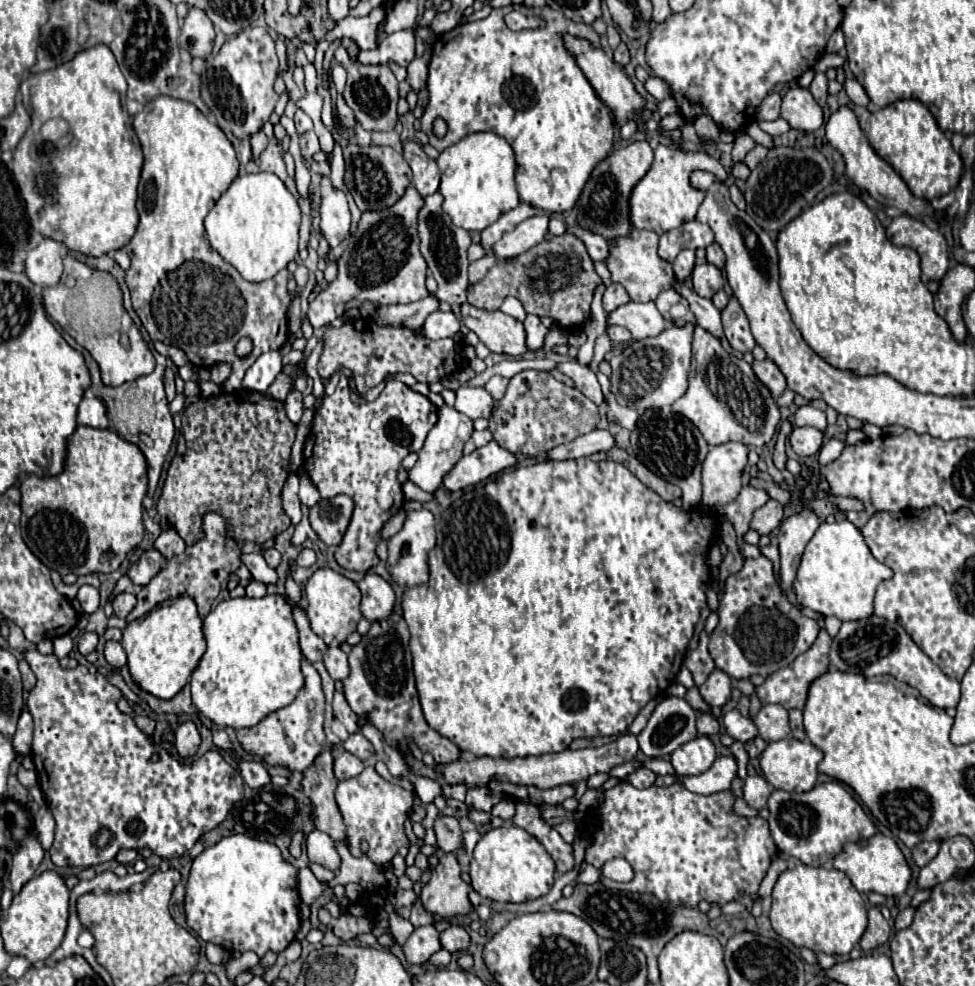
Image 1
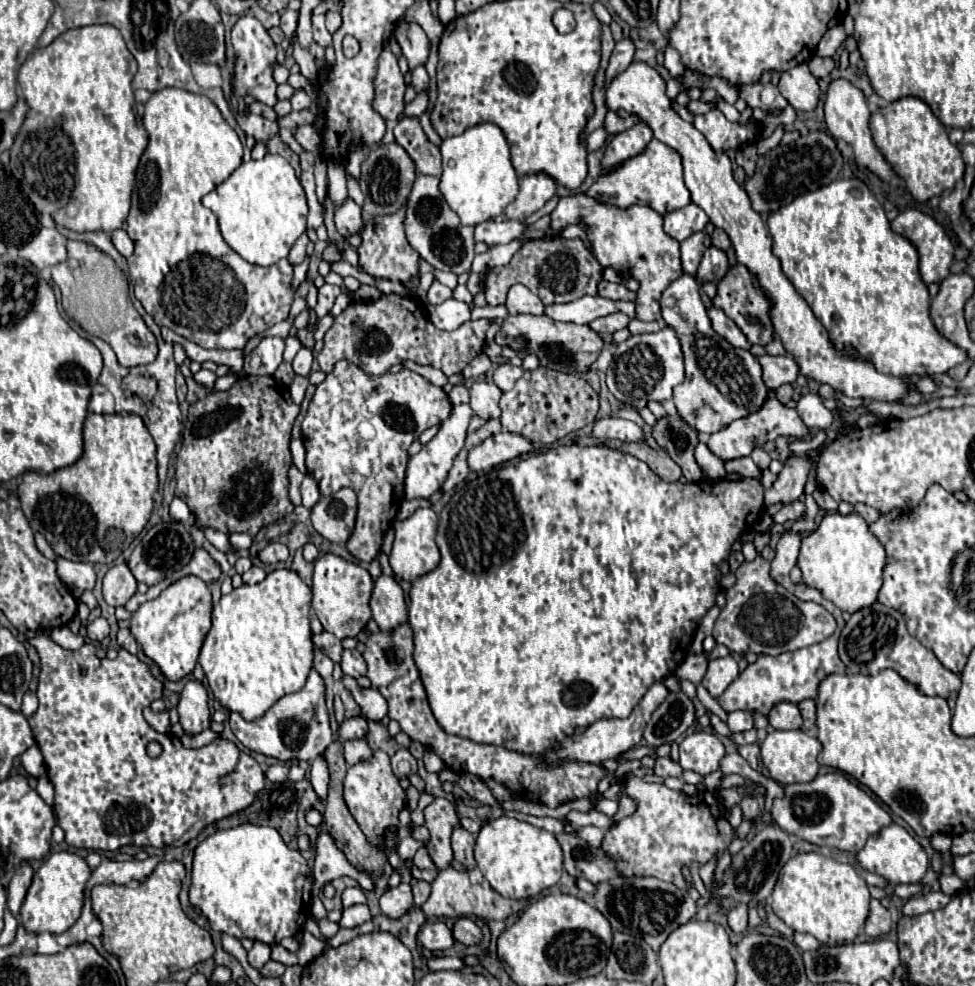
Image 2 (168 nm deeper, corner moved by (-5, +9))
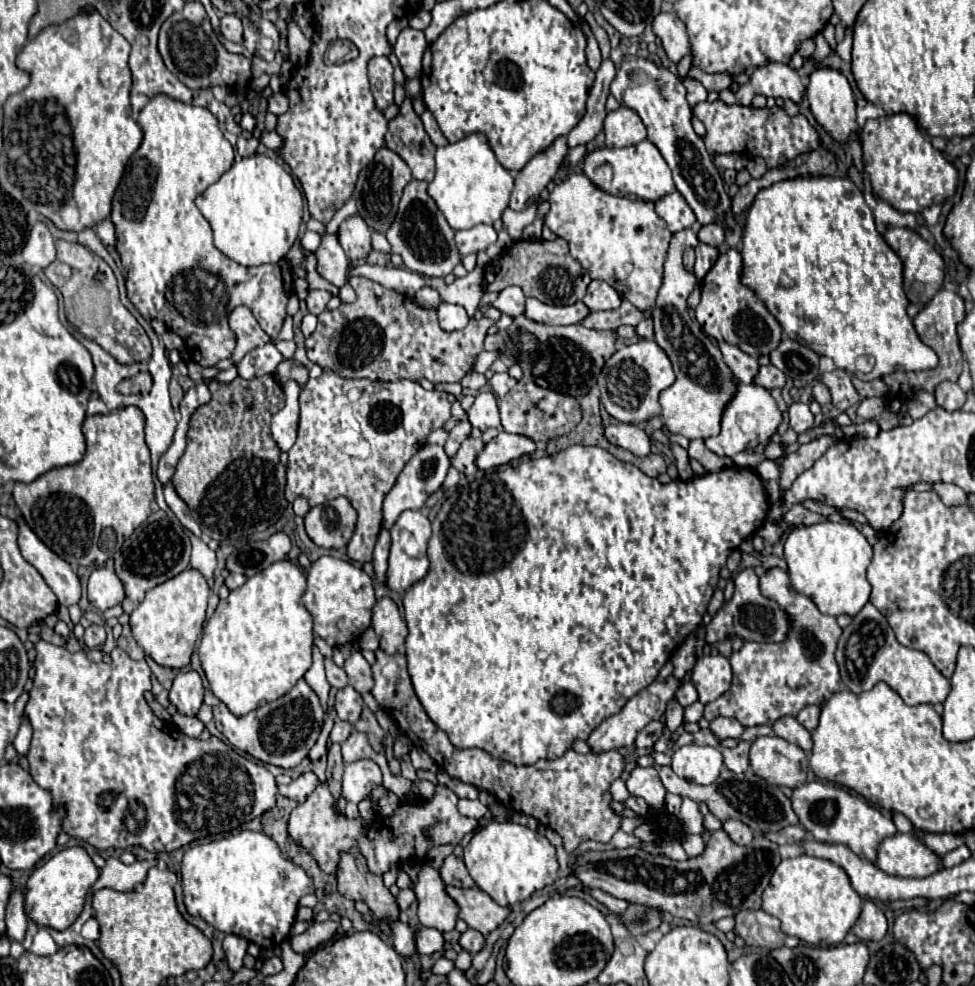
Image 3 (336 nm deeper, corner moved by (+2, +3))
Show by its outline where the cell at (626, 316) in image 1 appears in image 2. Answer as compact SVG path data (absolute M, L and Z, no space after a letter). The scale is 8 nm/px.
M582 296L574 302L546 306L544 312L552 320L574 322L574 324L590 324L592 320L614 314L614 312L624 312L630 318L634 318L634 302L614 302L614 300L606 300L602 296Z

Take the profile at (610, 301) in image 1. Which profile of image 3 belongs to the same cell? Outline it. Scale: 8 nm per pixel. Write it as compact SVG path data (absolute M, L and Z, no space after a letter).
M591 280L583 302L591 310L613 310L613 308L617 308L621 304L621 296L607 282L603 282L603 280Z

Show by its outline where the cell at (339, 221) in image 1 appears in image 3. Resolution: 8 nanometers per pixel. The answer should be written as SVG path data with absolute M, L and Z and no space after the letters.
M359 214L341 222L337 238L349 260L365 258L371 252L371 230Z

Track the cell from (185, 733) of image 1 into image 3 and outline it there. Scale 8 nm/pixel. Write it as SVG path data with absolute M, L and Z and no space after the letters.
M193 670L179 672L169 690L169 700L183 716L197 716L203 704L203 684L199 674Z

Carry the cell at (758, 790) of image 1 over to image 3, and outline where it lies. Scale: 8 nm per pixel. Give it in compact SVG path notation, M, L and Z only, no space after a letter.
M737 818L727 820L727 822L723 824L723 828L729 832L729 836L731 836L731 840L733 840L735 844L745 846L745 844L749 844L749 842L753 840L753 830L751 830L747 824L743 824L741 820L737 820Z

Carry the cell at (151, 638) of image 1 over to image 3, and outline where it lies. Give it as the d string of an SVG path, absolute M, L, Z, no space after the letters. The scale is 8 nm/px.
M185 570L175 578L155 586L153 590L147 592L145 600L131 612L129 626L135 642L159 666L175 670L189 666L191 654L195 652L195 642L203 630L207 598L209 586L197 570Z

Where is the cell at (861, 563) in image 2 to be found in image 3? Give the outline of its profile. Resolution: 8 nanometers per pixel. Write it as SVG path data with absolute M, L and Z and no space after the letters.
M821 522L801 528L795 526L785 542L785 560L793 588L799 594L809 596L815 606L829 616L855 616L867 604L871 594L867 566L871 558L871 544L853 524Z

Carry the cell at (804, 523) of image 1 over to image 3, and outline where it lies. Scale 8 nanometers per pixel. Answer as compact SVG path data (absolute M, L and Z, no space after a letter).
M769 568L759 582L761 592L789 612L793 624L789 630L789 640L781 644L745 642L739 652L733 652L733 684L725 694L705 706L707 720L729 716L737 718L743 726L771 726L781 716L797 716L801 708L809 704L823 704L829 694L845 688L835 662L835 646L841 636L841 628L837 626L835 618L821 614L813 600L795 592L787 572L781 568Z

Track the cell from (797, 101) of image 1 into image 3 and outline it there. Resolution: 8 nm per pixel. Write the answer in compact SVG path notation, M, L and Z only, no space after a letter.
M767 64L765 68L757 68L751 76L751 84L759 90L763 96L771 98L783 98L793 100L795 104L801 104L805 96L805 86L799 78L799 74L787 66L787 64Z

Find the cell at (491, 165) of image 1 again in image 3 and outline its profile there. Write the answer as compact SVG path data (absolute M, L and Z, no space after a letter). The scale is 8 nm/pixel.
M469 134L455 144L437 148L435 178L429 184L429 196L437 202L453 230L473 228L477 224L493 224L509 206L513 190L511 174L497 162L489 140L483 134Z

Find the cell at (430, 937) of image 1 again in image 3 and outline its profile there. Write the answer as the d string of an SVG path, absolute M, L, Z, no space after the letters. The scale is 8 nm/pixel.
M421 928L415 936L415 942L417 942L417 952L419 954L437 954L437 952L443 952L443 934L439 930L433 930L433 928Z

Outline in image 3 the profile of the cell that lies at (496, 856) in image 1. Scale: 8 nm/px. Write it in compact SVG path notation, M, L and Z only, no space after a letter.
M513 822L487 824L471 838L463 852L465 866L475 884L501 906L517 906L533 892L553 884L559 870L553 844L543 834Z

